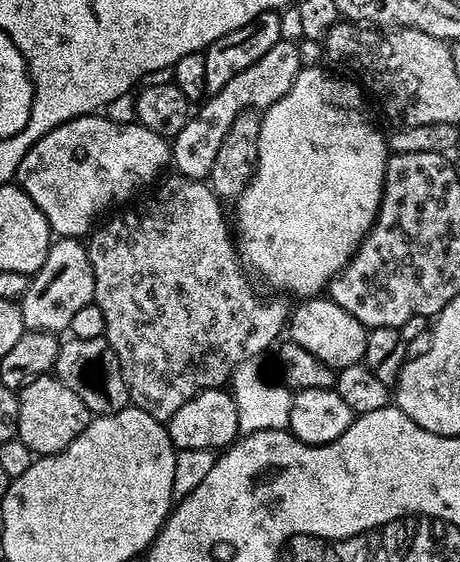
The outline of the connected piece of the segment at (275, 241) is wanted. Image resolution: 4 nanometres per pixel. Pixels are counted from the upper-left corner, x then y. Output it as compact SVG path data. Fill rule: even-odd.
M304 66L301 67L300 73L294 78L294 86L290 86L290 90L286 94L282 94L282 98L278 98L278 102L274 102L268 109L265 109L262 114L262 119L260 122L260 137L258 138L258 150L256 151L256 166L252 174L252 179L249 180L247 187L244 187L243 190L235 197L234 203L236 203L236 224L234 220L234 248L240 251L240 256L269 284L272 288L281 288L284 292L293 292L294 295L300 296L296 298L316 298L321 295L320 292L329 287L337 279L336 276L344 267L348 264L348 259L356 252L356 247L364 240L364 235L371 233L373 231L374 225L378 219L378 213L380 211L380 199L384 193L384 171L388 165L388 158L390 155L390 149L386 143L385 133L376 132L374 125L368 121L368 116L364 113L364 96L365 93L361 91L359 87L355 88L352 84L347 84L344 80L335 80L332 76L324 76L323 67L320 66Z

